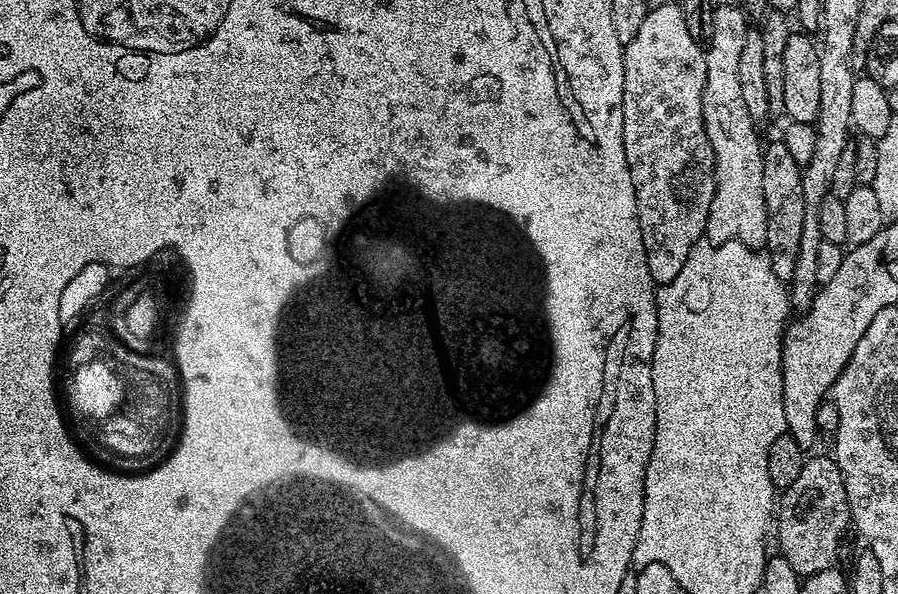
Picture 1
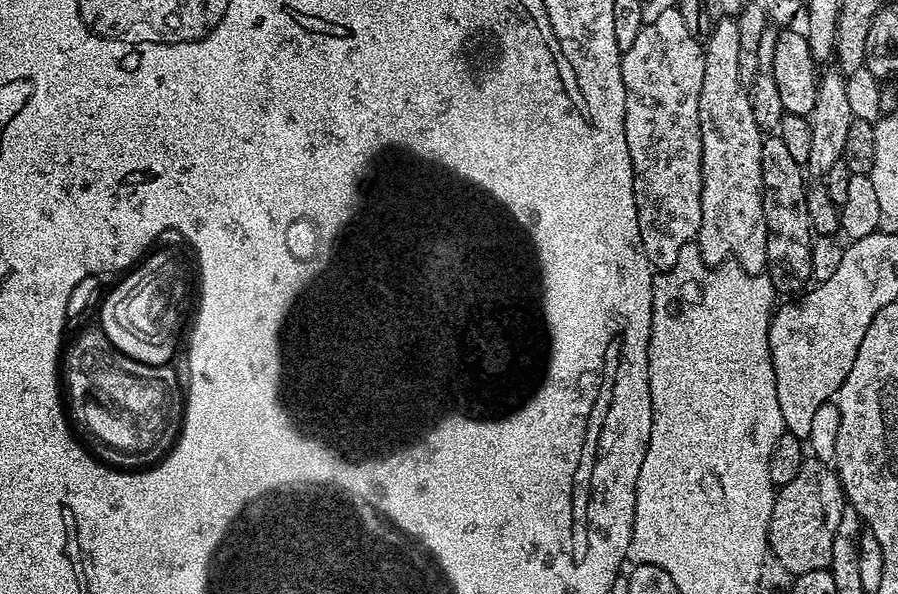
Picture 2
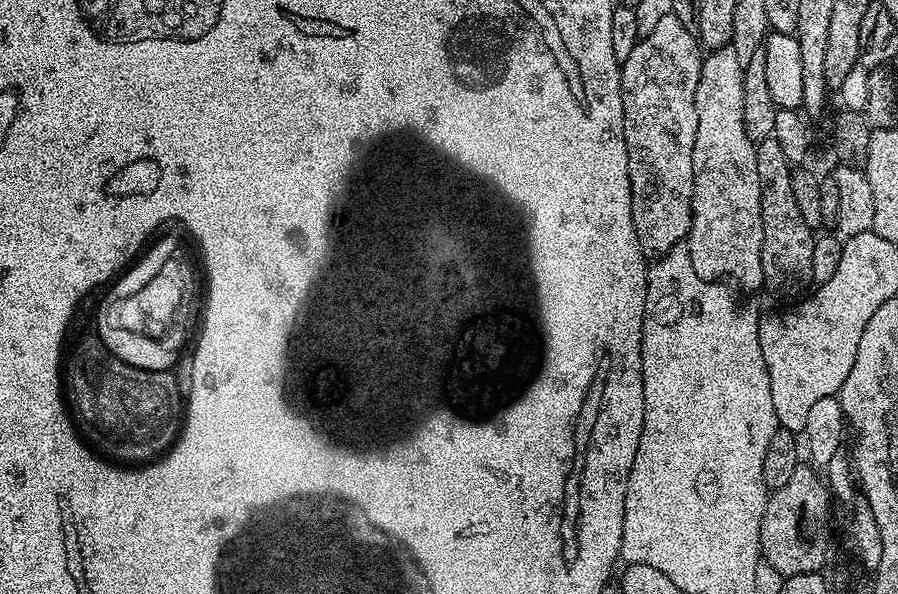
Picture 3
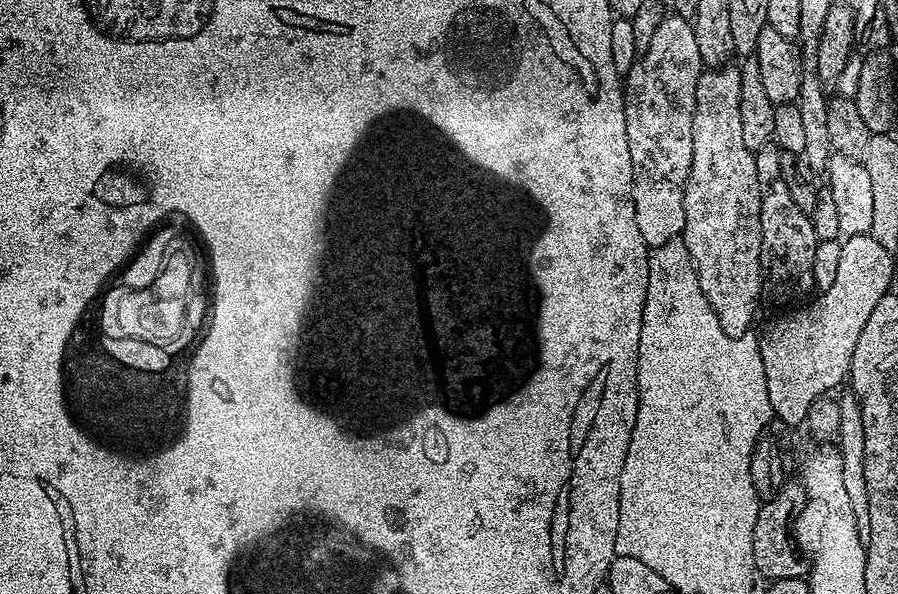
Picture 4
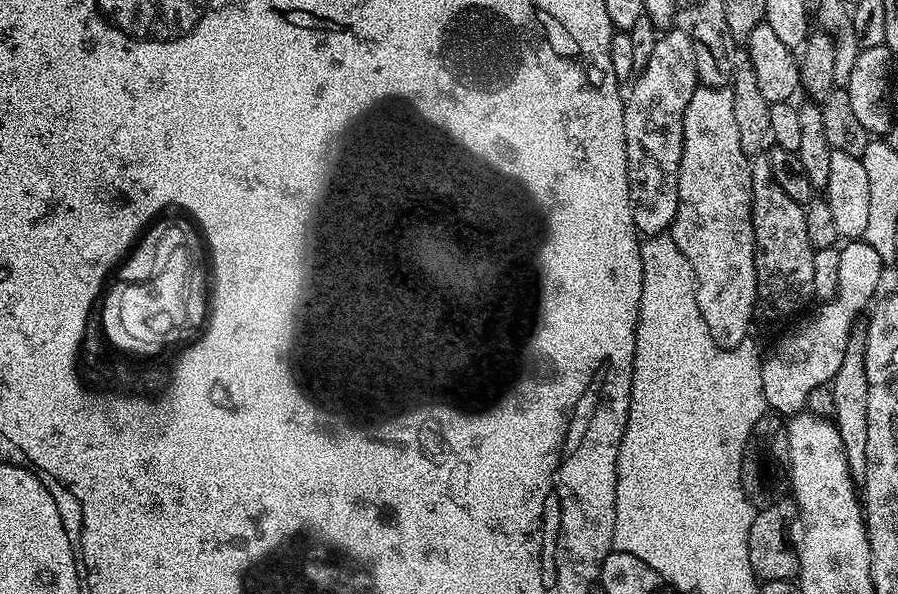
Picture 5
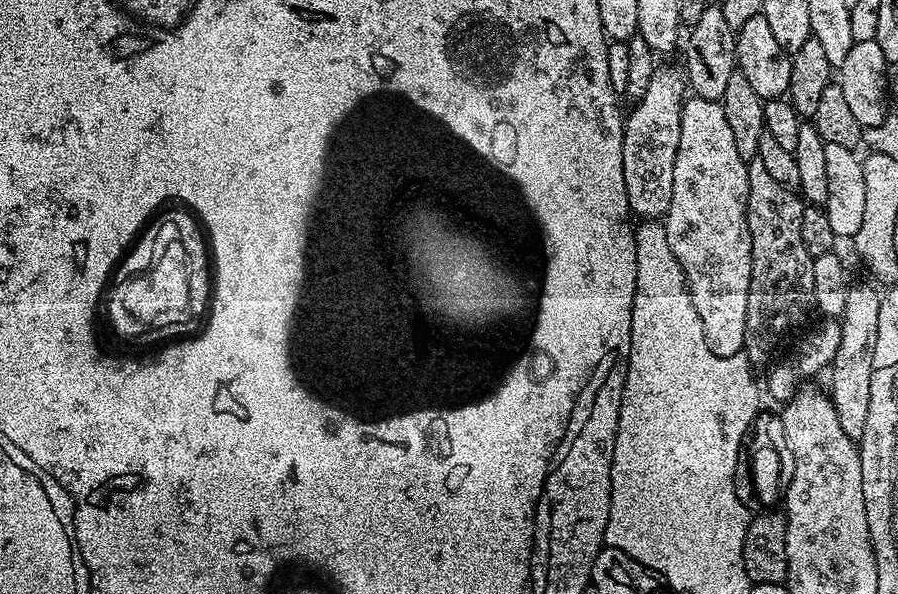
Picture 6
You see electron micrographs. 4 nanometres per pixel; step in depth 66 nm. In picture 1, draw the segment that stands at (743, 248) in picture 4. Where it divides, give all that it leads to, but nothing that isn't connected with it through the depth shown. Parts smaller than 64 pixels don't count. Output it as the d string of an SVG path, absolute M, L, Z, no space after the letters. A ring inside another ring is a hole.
M724 4L712 9L712 33L706 45L706 86L702 92L702 118L706 126L706 138L710 138L710 146L716 155L714 166L714 200L710 202L710 214L706 218L704 236L713 244L725 244L731 240L747 246L747 248L763 249L768 243L766 238L766 198L762 194L762 158L764 148L760 144L760 136L756 133L757 121L753 120L750 110L746 110L746 102L742 99L742 85L738 79L738 62L741 61L742 49L746 47L746 34L750 31L749 17L743 7L735 8L732 4Z

